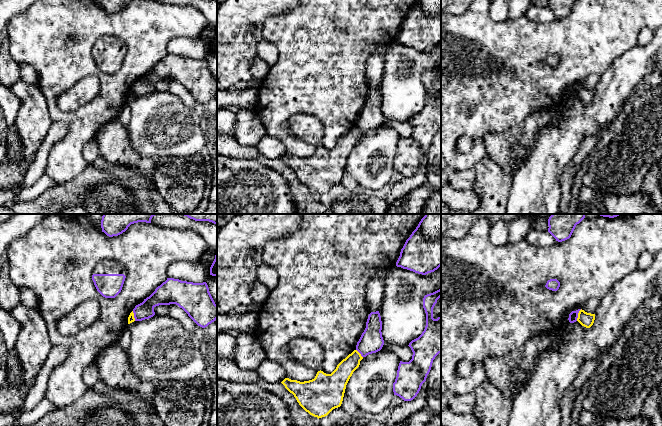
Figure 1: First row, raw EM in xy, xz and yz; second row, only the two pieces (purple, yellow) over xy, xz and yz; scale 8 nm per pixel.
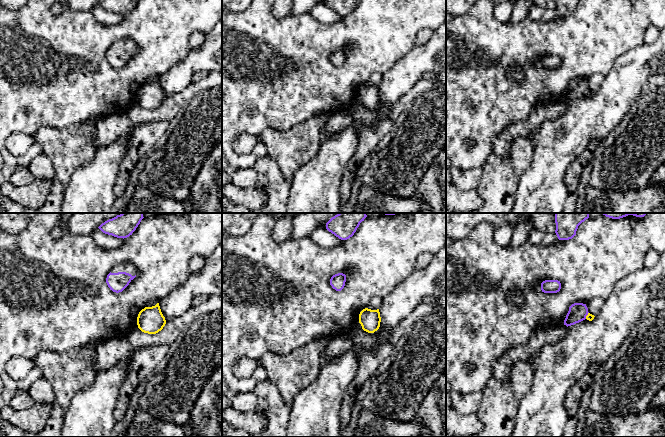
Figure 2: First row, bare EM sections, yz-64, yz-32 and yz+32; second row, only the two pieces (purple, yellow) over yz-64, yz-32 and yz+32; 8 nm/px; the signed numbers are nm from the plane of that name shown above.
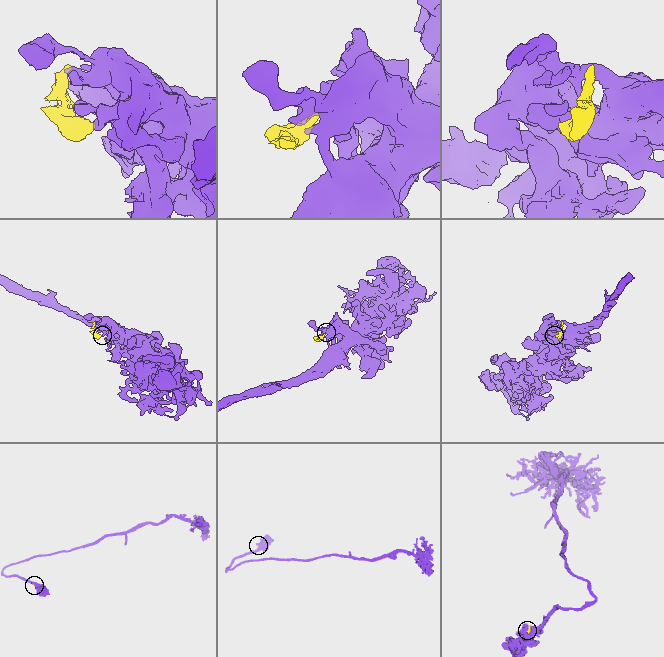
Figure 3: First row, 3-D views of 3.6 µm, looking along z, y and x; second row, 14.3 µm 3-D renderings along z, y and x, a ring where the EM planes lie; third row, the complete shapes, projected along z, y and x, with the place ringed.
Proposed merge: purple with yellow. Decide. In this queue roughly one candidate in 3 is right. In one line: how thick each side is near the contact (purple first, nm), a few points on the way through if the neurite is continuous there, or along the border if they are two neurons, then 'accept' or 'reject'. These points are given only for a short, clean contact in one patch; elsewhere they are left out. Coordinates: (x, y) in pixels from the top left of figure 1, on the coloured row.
calibres 70 and 110 nm; border yz (581, 309), (576, 320); reject

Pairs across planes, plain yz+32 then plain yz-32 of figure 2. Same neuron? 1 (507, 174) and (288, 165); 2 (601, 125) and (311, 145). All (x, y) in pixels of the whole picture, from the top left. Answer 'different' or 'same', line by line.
1: different
2: different

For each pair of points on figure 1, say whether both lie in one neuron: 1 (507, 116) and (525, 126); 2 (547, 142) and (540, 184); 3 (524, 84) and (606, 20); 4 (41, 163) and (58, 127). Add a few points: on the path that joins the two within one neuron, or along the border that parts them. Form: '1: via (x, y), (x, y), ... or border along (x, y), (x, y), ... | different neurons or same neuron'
1: border along (539, 109), (504, 131) | different neurons
2: via (547, 152), (547, 161), (540, 174) | same neuron
3: via (546, 84), (584, 48), (586, 42) | same neuron
4: via (42, 154), (53, 136) | same neuron

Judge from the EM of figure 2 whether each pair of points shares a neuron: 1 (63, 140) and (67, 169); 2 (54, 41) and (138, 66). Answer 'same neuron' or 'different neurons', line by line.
1: same neuron
2: same neuron

